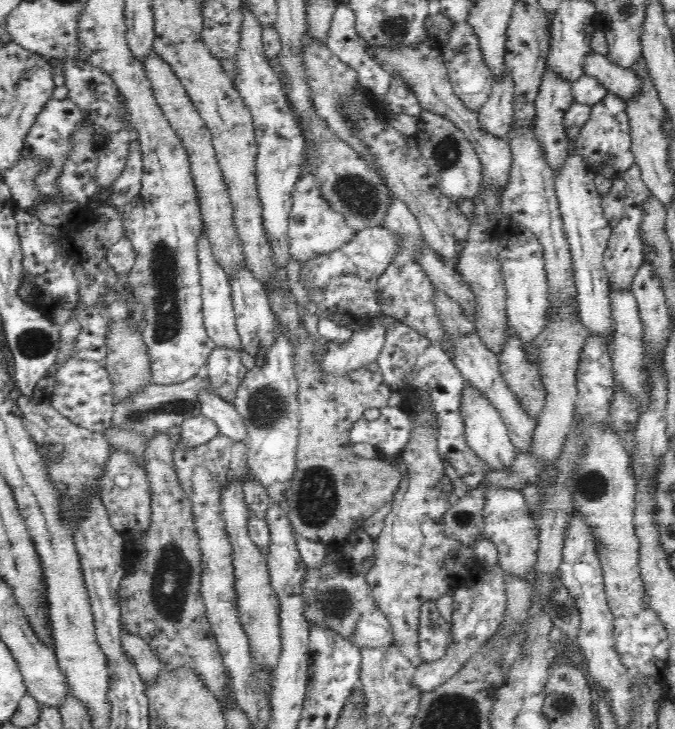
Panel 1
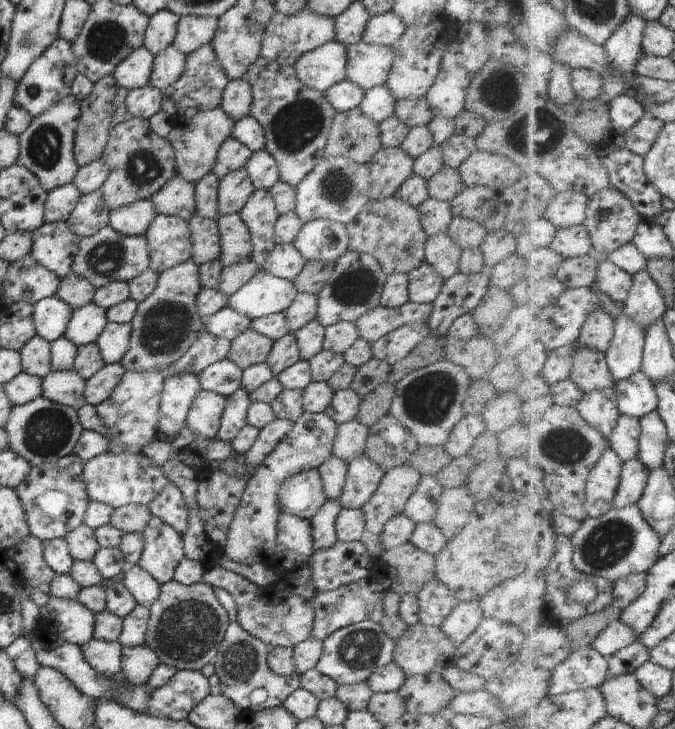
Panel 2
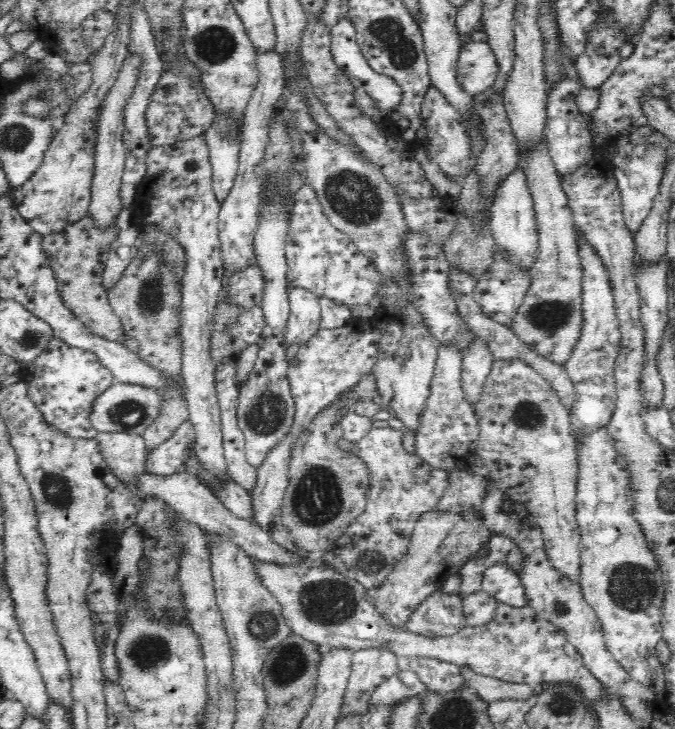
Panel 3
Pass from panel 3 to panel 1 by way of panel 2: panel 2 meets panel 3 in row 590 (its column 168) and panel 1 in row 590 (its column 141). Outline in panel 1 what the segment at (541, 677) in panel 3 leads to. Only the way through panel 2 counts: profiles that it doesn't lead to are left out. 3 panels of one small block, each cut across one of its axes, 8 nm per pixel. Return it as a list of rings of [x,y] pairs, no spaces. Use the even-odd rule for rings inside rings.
[[[329,561],[322,568],[307,568],[301,586],[305,602],[304,617],[309,624],[330,628],[360,649],[397,646],[390,631],[390,621],[378,609],[365,574],[358,574],[355,570],[346,572],[336,562]]]

